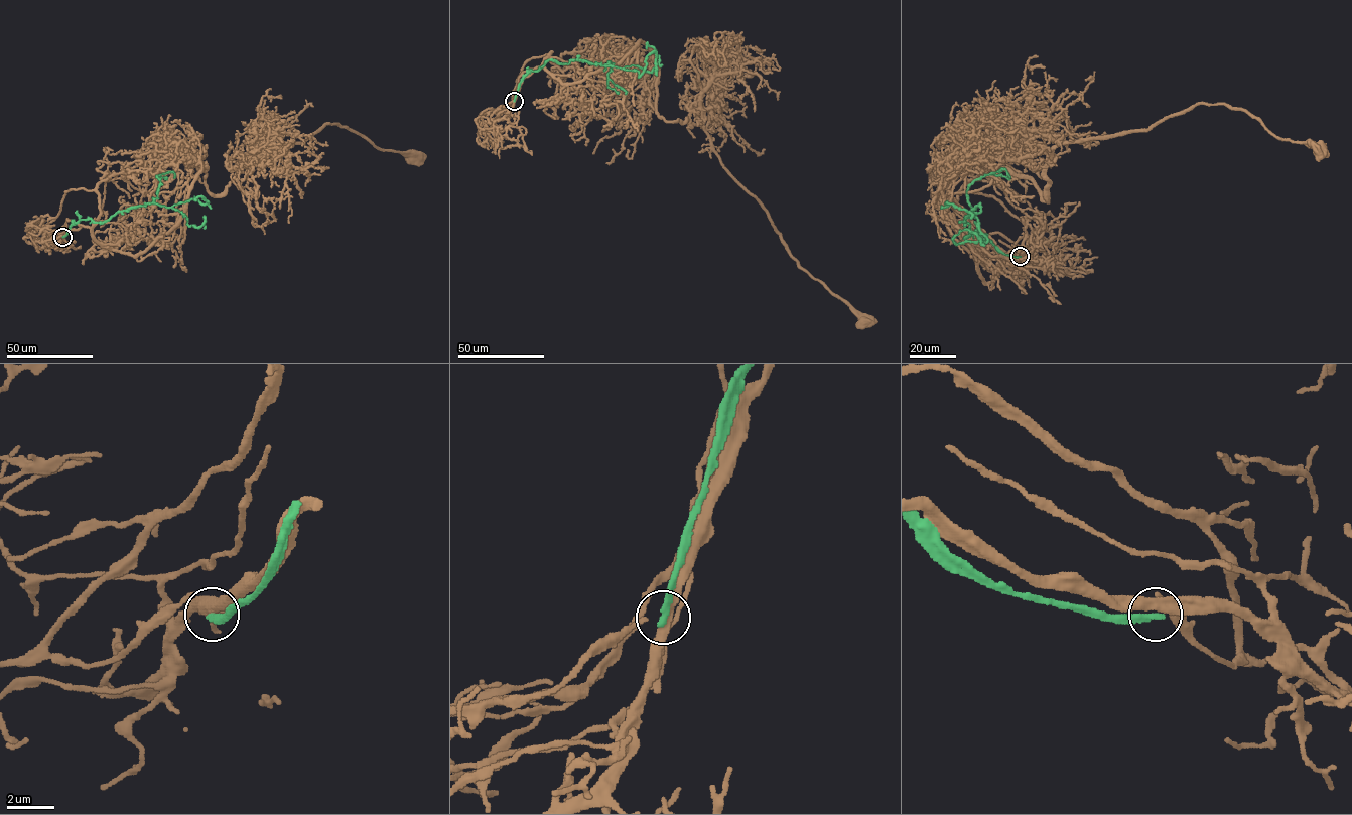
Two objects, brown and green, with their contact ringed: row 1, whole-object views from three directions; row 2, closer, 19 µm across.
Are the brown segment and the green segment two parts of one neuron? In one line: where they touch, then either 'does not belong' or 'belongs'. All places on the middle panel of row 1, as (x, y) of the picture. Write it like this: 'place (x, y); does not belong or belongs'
place (514, 101); does not belong

